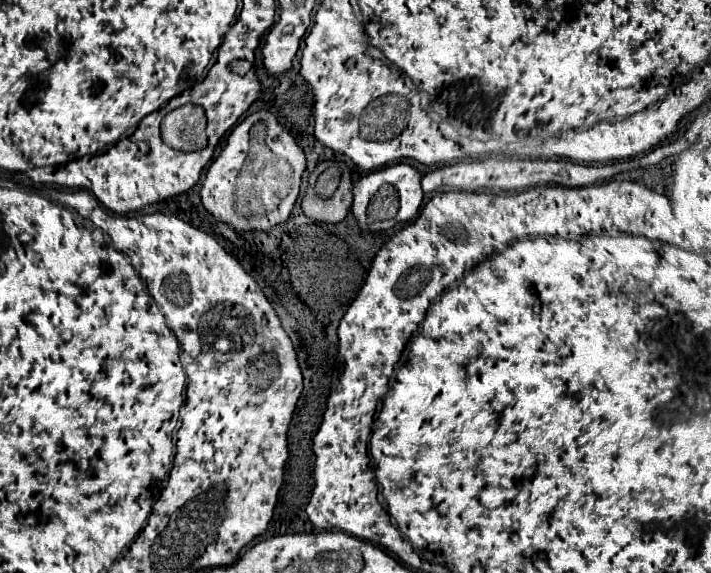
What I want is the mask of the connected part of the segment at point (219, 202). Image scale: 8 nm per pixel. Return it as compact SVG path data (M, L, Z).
M261 109L261 111L247 115L231 131L231 135L227 139L227 147L207 169L207 177L201 187L201 201L203 201L205 209L211 215L215 215L215 219L233 225L235 229L269 231L271 227L287 221L287 217L299 197L301 175L305 173L305 169L307 169L307 157L305 157L305 151L301 149L301 145L297 143L297 137L289 129L285 129L285 125L281 125L271 111Z

